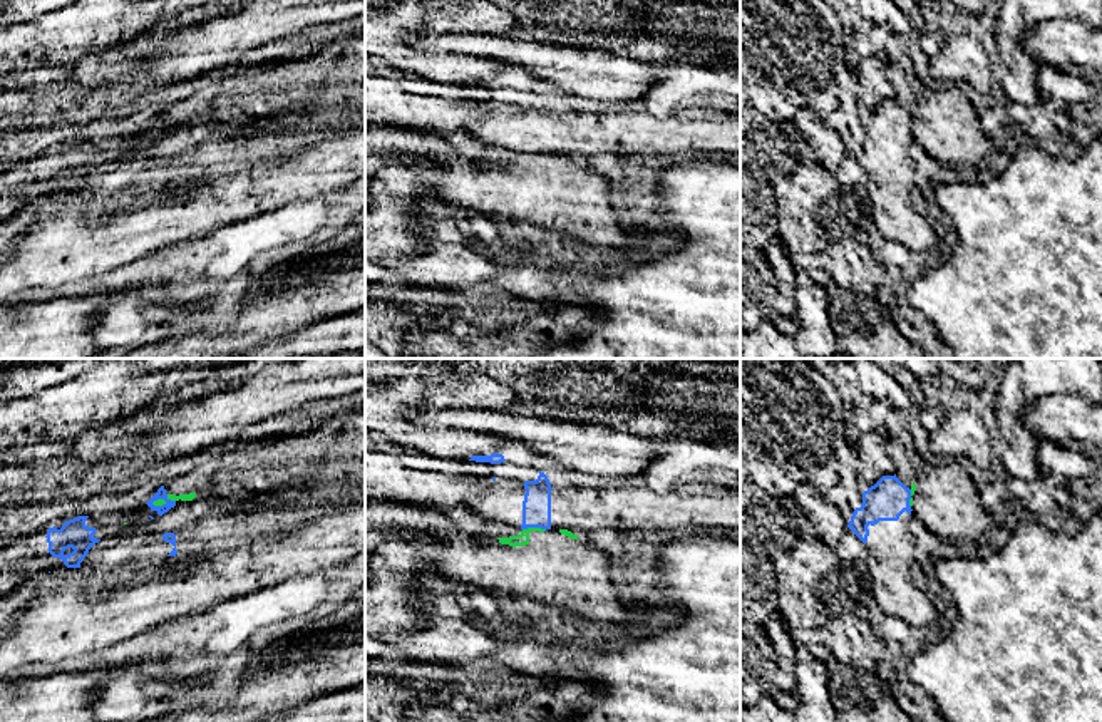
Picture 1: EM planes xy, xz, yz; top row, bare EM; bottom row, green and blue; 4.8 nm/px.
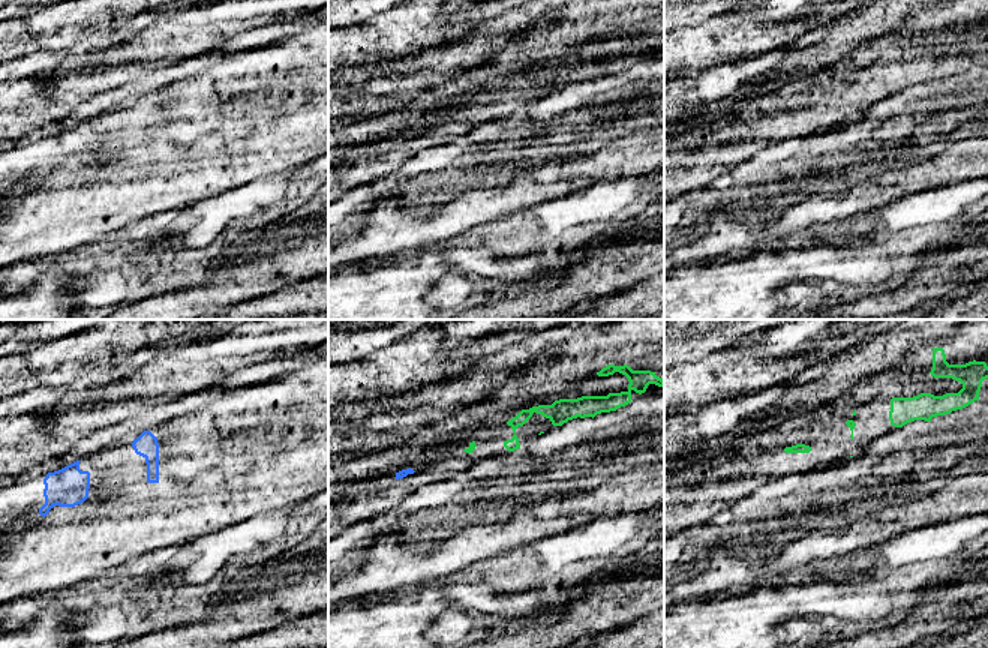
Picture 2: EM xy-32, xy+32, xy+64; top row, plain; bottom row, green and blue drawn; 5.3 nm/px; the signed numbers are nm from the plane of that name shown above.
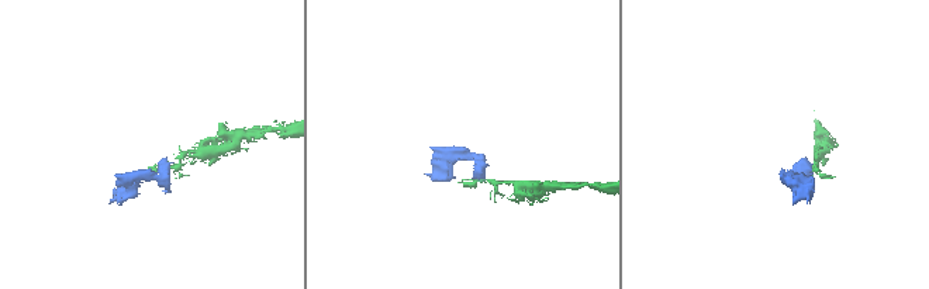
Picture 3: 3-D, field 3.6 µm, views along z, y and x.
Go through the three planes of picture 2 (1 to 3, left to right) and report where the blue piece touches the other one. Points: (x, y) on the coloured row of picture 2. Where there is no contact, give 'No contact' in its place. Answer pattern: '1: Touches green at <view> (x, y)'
1: No contact
2: No contact
3: No contact

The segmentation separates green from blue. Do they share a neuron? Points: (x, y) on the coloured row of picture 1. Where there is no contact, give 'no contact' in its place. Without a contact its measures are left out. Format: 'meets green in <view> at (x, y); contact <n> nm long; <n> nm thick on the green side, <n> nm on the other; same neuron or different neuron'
meets green in xz at (533, 528); contact 110 nm long; 60 nm thick on the green side, 140 nm on the other; different neuron

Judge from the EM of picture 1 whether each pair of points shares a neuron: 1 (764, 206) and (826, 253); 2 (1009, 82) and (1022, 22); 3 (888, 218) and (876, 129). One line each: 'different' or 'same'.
1: different
2: same
3: same

